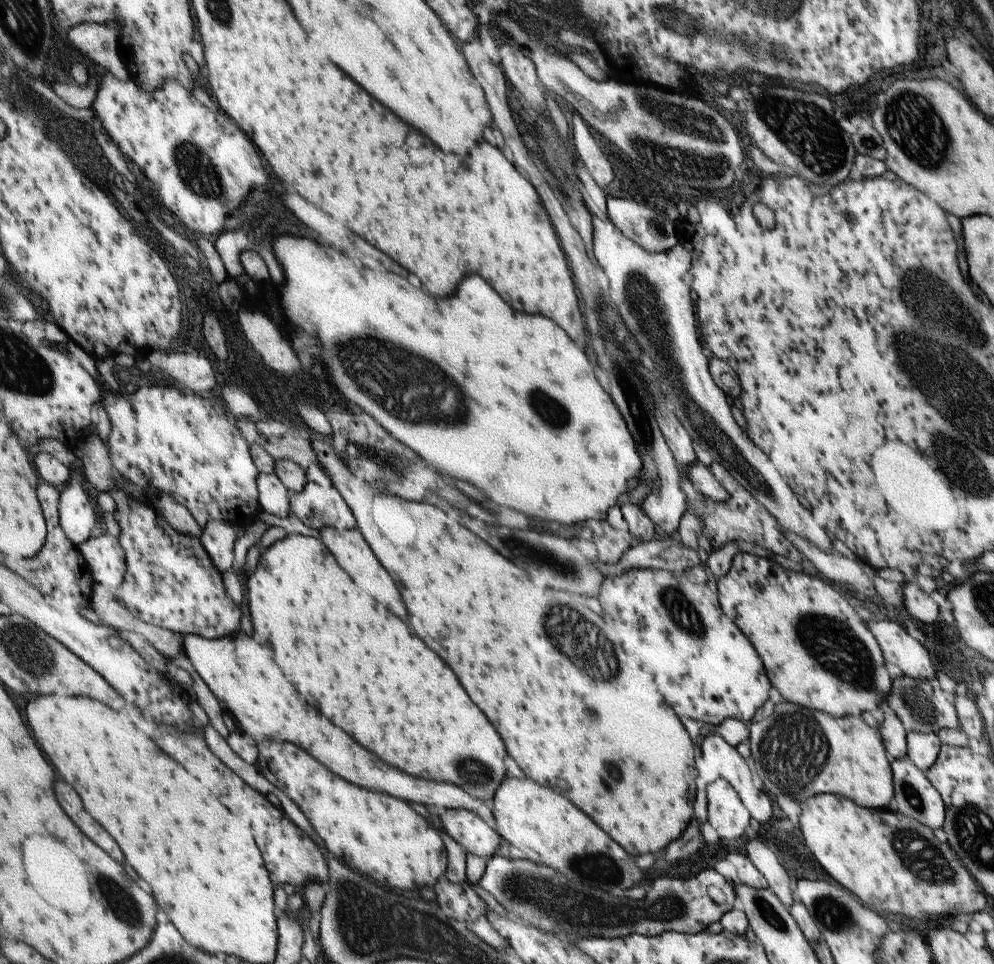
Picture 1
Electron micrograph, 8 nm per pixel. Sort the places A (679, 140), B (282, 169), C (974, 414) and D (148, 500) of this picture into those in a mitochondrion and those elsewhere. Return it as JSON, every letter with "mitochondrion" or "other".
{"A":"mitochondrion","B":"other","C":"mitochondrion","D":"other"}

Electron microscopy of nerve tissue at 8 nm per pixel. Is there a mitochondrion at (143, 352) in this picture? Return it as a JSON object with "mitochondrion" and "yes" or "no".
{"mitochondrion":"no"}

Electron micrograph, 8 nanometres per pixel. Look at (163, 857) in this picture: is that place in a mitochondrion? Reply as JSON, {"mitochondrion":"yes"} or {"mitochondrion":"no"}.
{"mitochondrion":"no"}

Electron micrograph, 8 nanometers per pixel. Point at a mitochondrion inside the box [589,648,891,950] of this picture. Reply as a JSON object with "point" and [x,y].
{"point":[794,772]}

